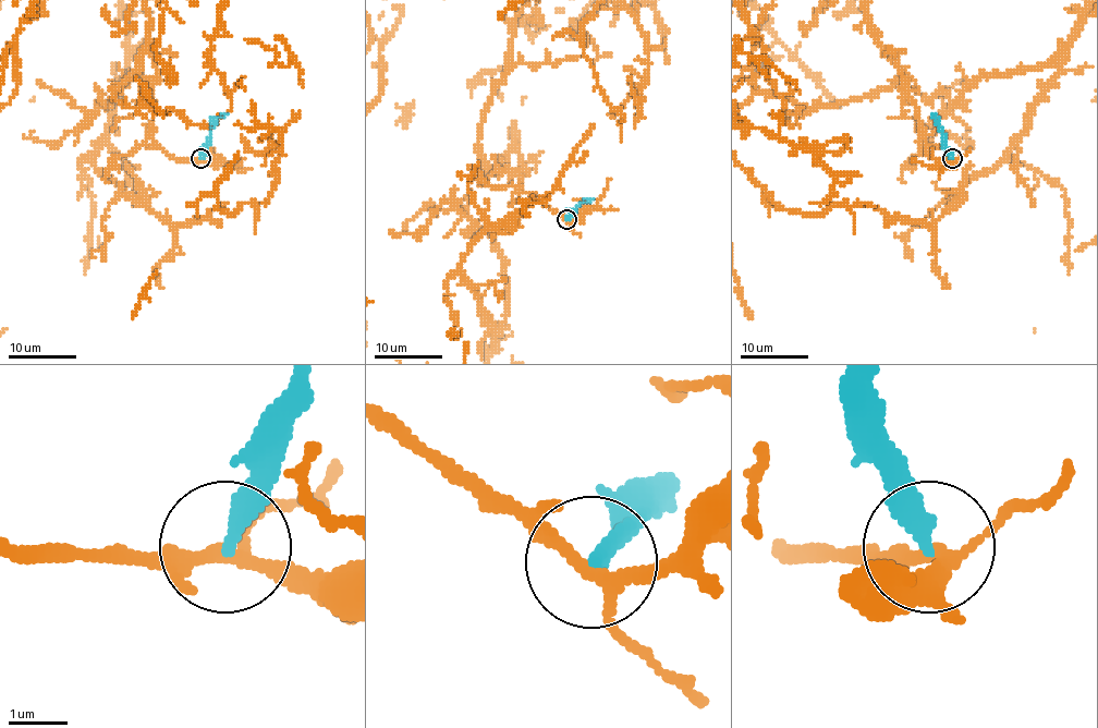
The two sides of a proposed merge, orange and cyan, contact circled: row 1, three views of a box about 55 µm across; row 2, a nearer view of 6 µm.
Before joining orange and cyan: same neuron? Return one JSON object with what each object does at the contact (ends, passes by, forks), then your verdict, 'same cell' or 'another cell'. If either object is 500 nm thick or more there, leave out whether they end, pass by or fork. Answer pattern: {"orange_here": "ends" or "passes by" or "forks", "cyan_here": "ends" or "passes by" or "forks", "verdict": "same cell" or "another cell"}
{"orange_here": "forks", "cyan_here": "ends", "verdict": "another cell"}

